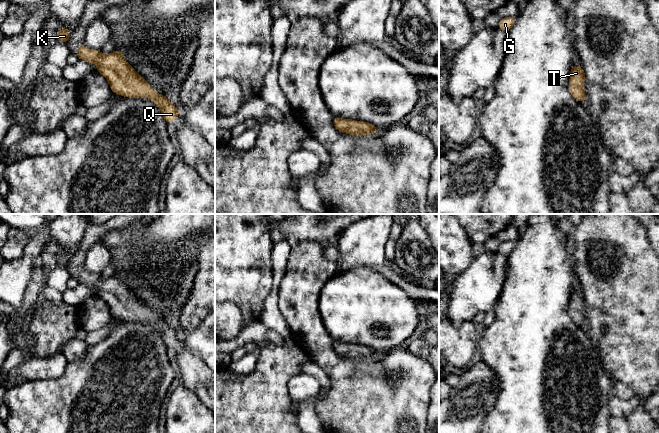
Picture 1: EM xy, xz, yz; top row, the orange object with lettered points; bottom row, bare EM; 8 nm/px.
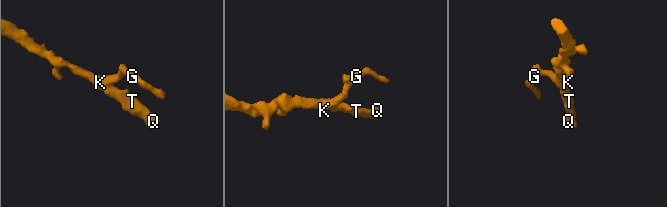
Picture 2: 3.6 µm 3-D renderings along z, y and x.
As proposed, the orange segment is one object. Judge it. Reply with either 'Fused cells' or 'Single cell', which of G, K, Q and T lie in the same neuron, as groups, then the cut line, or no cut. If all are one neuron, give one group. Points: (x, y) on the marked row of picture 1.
Single cell. Groups: G K Q T. No split

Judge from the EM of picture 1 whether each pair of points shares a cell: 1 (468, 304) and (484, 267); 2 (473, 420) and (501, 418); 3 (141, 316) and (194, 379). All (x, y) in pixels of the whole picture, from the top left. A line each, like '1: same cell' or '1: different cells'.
1: same cell
2: different cells
3: same cell

